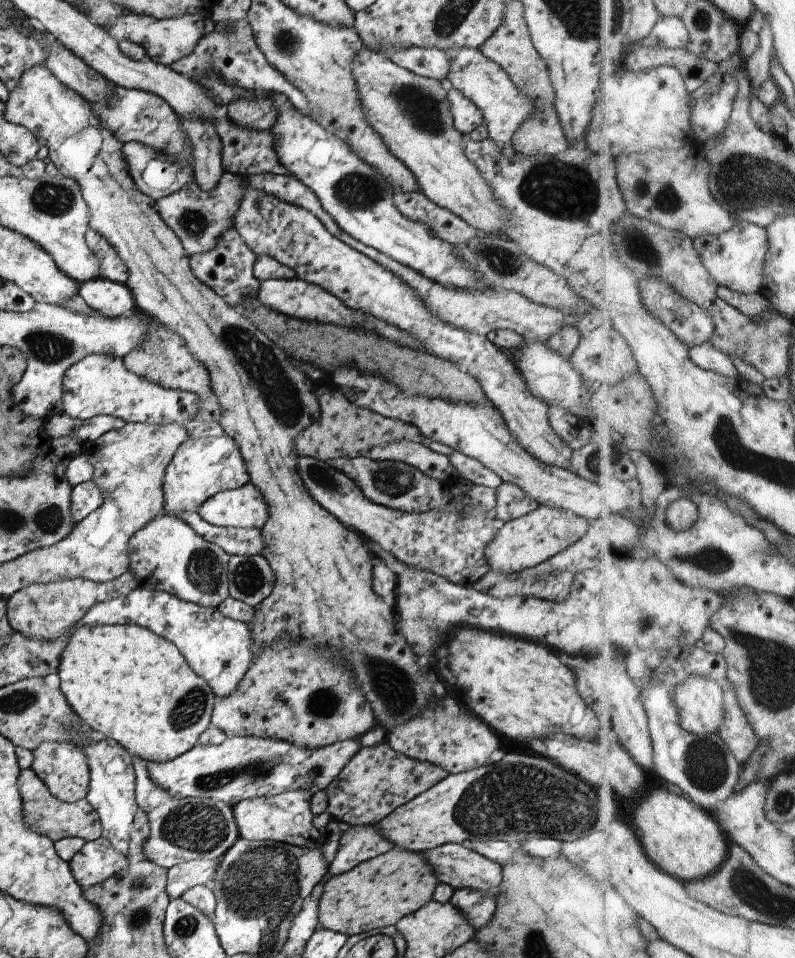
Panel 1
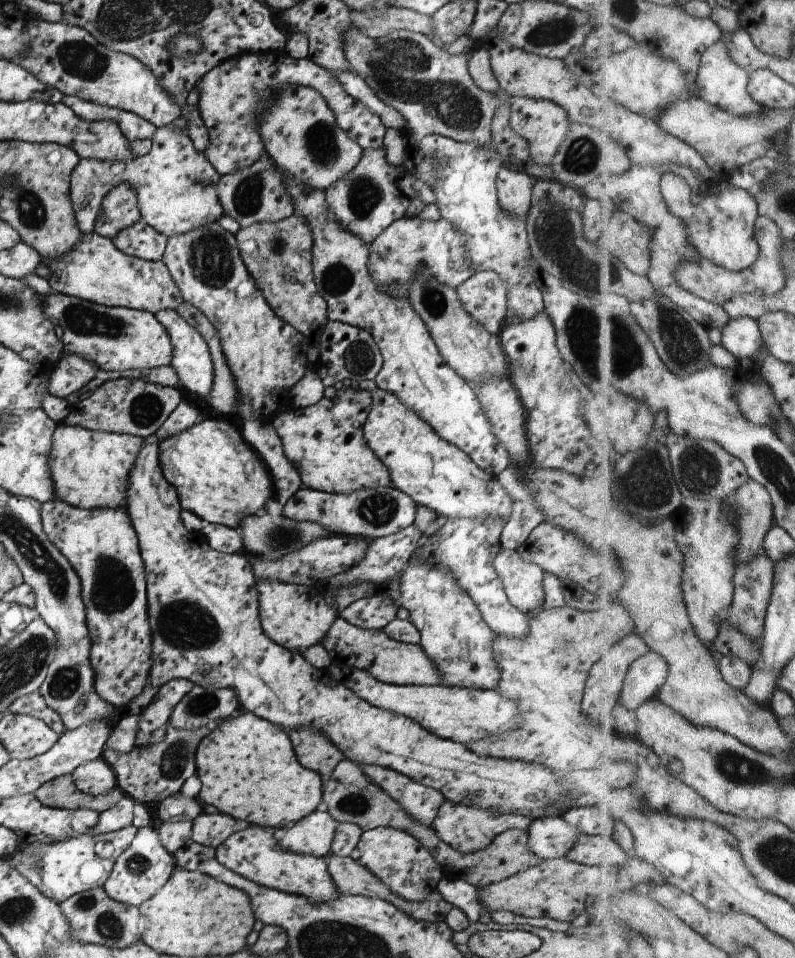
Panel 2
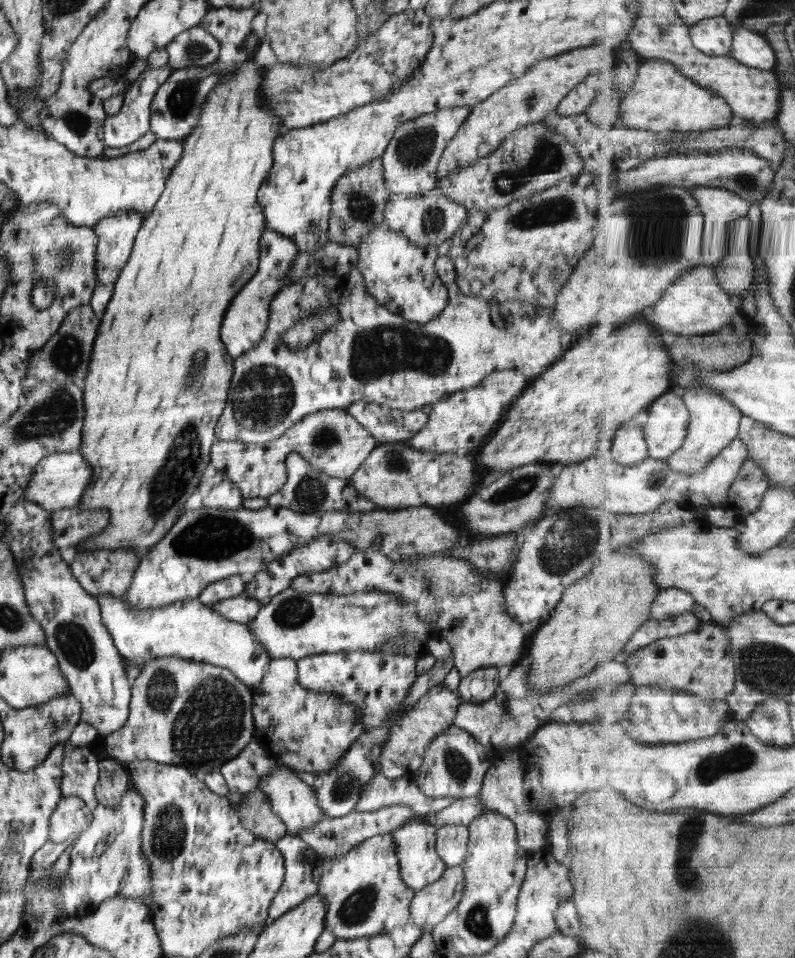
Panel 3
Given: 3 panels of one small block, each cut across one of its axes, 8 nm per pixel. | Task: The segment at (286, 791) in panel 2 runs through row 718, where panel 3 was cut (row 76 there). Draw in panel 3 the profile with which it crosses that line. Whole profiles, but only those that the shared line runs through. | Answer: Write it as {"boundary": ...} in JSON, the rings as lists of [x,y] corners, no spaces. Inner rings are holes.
{"boundary":[[[260,41],[249,54],[244,55],[244,61],[240,62],[238,66],[234,66],[234,70],[216,85],[216,88],[208,94],[206,103],[201,106],[196,126],[182,140],[183,153],[180,160],[166,179],[165,189],[154,205],[153,211],[144,218],[140,230],[135,236],[130,258],[116,279],[113,295],[110,298],[110,303],[106,306],[105,316],[98,328],[98,335],[96,335],[90,356],[88,373],[86,373],[86,378],[83,378],[84,387],[82,388],[85,392],[86,407],[84,423],[82,423],[82,456],[86,458],[86,462],[90,464],[94,474],[76,507],[79,510],[106,509],[110,512],[110,522],[103,530],[99,530],[94,536],[83,540],[81,544],[77,544],[76,549],[78,551],[97,549],[98,547],[105,549],[130,547],[139,558],[142,558],[150,548],[164,538],[164,535],[180,518],[180,514],[184,514],[186,501],[198,490],[200,478],[202,478],[202,474],[211,460],[210,454],[211,446],[214,443],[215,427],[225,409],[228,389],[234,373],[233,359],[228,355],[225,344],[220,339],[220,328],[222,327],[224,313],[230,307],[233,297],[244,289],[244,286],[259,269],[260,241],[266,226],[265,214],[258,202],[258,191],[273,165],[275,138],[278,138],[279,131],[284,129],[283,124],[281,126],[281,118],[268,107],[261,105],[260,89],[262,89],[265,68],[258,64],[255,59],[259,43]],[[200,350],[206,353],[206,362],[204,362],[206,366],[200,370],[200,374],[193,377],[190,371],[194,369],[194,355]]]}

